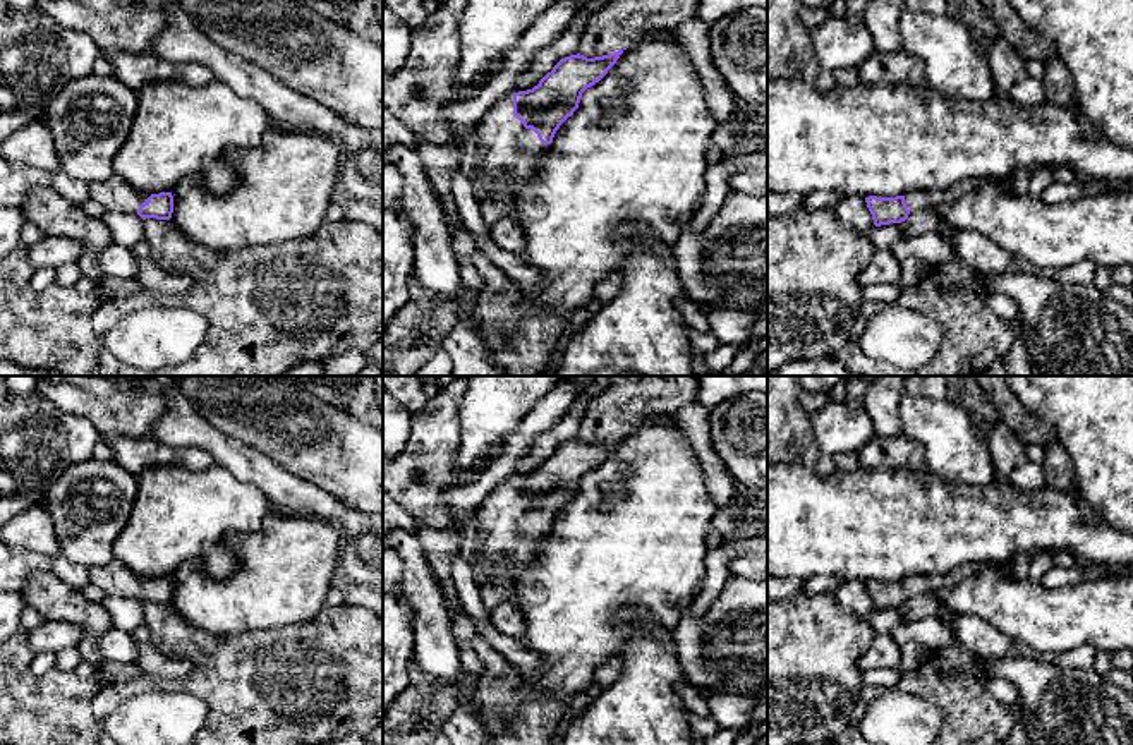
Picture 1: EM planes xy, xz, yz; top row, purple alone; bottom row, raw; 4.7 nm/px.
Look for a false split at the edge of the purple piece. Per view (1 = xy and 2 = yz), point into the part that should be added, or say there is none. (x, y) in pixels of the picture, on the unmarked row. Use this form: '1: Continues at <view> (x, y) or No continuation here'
1: Continues at xy (114, 579)
2: Continues at yz (915, 584)

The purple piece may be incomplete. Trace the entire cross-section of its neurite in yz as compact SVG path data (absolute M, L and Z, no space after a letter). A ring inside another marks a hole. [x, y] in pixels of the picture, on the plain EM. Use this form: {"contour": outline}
{"contour": "M977 565L958 566L948 573L936 575L910 575L905 580L896 582L865 582L867 592L872 599L874 609L901 608L910 597L934 594L939 589L948 589L972 577L977 572Z"}

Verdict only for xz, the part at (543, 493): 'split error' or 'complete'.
split error

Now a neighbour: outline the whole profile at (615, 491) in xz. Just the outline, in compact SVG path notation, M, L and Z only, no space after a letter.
M618 479L613 482L604 482L604 484L601 484L601 491L603 491L604 503L620 503L627 496L627 481Z

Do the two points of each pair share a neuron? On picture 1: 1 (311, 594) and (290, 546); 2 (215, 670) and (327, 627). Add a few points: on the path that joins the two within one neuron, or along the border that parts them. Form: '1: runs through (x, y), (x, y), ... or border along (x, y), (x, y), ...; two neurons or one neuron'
1: runs through (299, 582), (290, 574), (290, 558); one neuron
2: runs through (242, 670), (284, 670), (299, 654); one neuron

